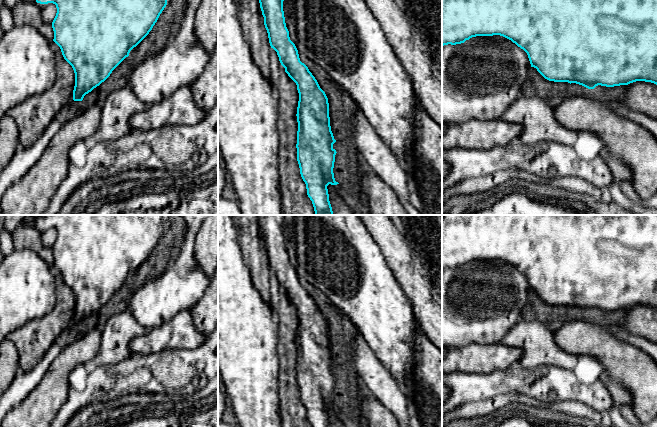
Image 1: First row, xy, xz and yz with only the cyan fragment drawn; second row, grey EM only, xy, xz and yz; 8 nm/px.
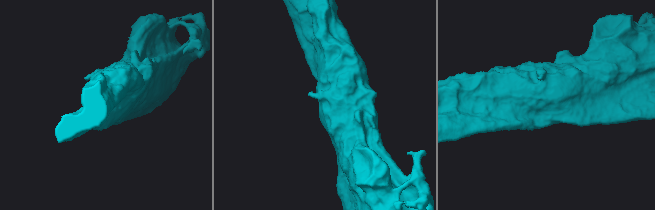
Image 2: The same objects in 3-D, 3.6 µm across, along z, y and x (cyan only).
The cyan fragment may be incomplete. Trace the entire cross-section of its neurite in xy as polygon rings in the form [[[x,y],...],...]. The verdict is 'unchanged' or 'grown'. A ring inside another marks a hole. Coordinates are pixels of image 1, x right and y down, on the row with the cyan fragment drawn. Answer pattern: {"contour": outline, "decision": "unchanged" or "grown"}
{"contour": [[[36,0],[40,4],[53,3],[56,5],[57,13],[52,22],[54,31],[53,41],[60,47],[64,59],[72,66],[75,73],[75,86],[73,100],[82,101],[84,96],[104,82],[112,71],[129,56],[130,51],[136,47],[152,30],[160,14],[167,5],[167,0]]], "decision": "unchanged"}

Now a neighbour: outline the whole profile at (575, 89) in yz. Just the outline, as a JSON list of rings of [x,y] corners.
[[[530,67],[523,95],[537,96],[557,105],[566,97],[575,97],[589,93],[589,89],[568,82],[554,82],[545,79],[534,67]]]

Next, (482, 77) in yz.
[[[500,35],[476,36],[461,44],[442,46],[442,122],[457,124],[472,119],[498,120],[523,95],[530,67],[527,53]]]

